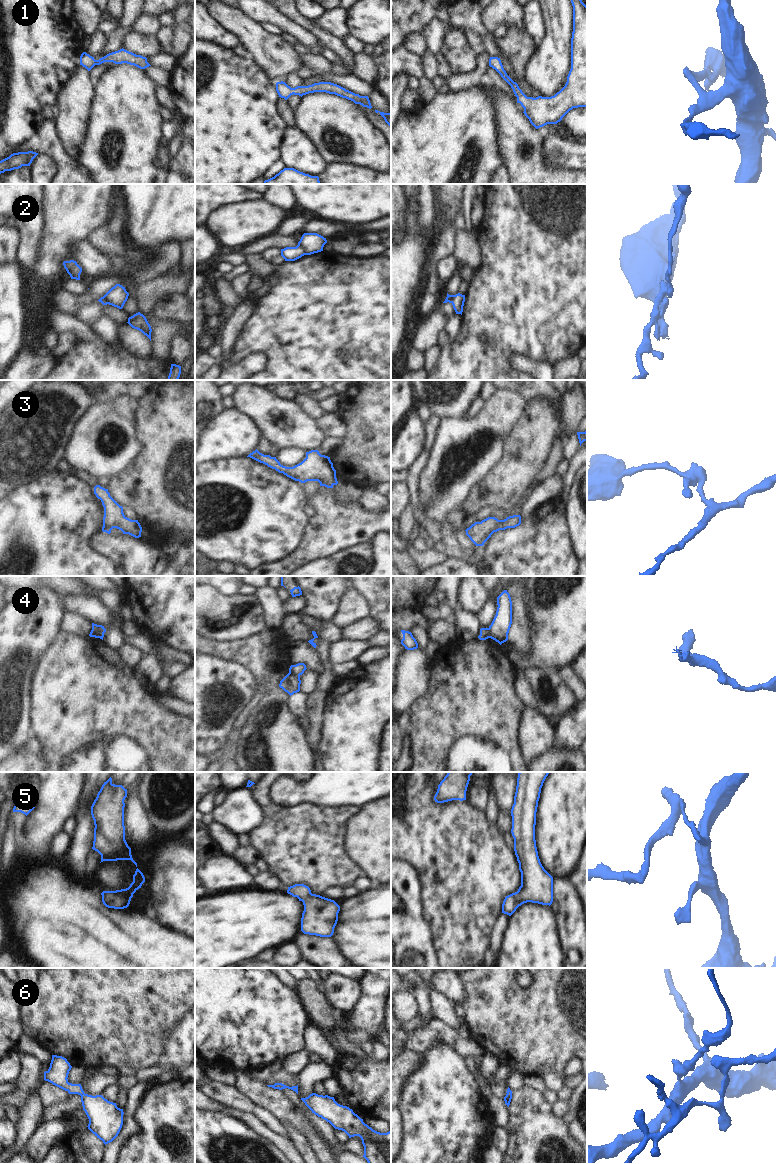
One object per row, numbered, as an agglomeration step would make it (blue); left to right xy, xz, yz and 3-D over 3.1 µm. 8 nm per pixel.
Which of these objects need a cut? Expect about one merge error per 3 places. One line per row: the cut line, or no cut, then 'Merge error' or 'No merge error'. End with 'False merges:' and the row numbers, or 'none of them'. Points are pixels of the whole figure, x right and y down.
1: No split. No merge error
2: Split along xz (298, 244), (305, 254). Merge error
3: No split. No merge error
4: Split along xz (289, 672), (299, 675). Merge error
5: No split. No merge error
6: No split. No merge error
False merges: 2, 4

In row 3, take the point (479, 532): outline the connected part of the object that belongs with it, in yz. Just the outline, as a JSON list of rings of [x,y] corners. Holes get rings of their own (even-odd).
[[[513,515],[504,520],[498,520],[495,517],[488,517],[481,522],[475,522],[467,528],[466,535],[476,546],[483,546],[494,532],[515,528],[521,524],[521,516]]]

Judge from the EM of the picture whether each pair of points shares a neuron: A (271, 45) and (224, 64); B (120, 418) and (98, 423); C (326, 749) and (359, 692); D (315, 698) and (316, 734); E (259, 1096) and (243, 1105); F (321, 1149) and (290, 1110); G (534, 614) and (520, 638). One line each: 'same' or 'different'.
A: different
B: same
C: same
D: same
E: different
F: different
G: different

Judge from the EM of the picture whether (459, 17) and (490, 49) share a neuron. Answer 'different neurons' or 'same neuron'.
same neuron

